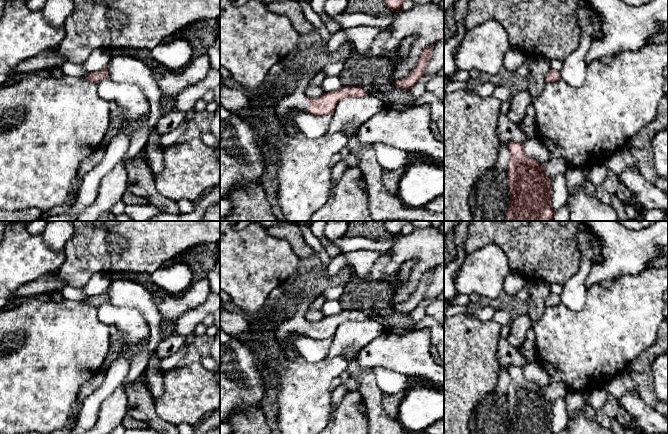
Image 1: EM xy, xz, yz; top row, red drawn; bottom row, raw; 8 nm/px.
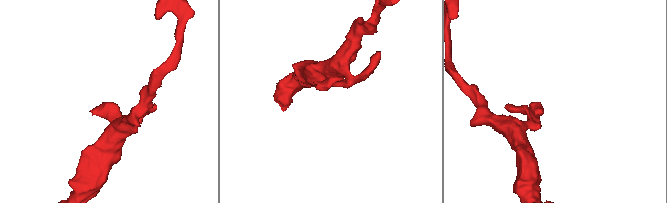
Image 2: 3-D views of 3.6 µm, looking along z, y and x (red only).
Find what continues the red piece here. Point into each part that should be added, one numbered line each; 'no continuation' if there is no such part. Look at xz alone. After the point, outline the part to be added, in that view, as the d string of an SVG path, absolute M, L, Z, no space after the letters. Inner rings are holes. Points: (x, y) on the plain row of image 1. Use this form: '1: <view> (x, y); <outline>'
1: xz (296, 323); M312 298L303 299L292 316L279 322L274 333L278 340L284 340L293 333L308 336L310 325L306 322L305 313L313 300Z

